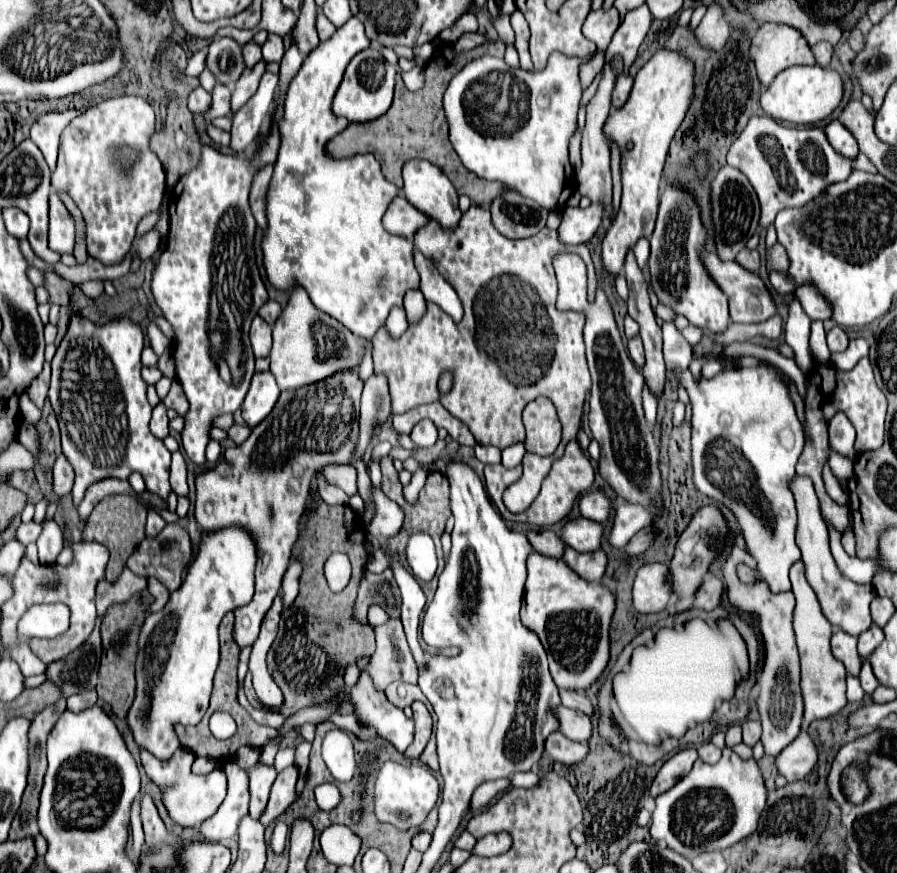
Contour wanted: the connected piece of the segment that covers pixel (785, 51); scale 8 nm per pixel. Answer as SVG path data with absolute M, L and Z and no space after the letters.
M766 22L760 26L752 38L750 54L764 88L776 78L776 74L790 66L816 64L808 42L804 42L804 36L796 28L778 22Z

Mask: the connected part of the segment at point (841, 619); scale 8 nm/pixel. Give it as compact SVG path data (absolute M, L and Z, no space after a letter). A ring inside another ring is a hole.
M798 474L788 482L788 488L794 494L796 500L796 510L798 510L798 528L796 528L796 544L802 552L802 562L806 564L806 578L816 590L816 596L820 600L824 616L834 624L840 626L844 632L852 636L860 636L864 630L870 628L872 618L870 618L870 602L874 598L872 584L856 584L848 578L842 576L838 570L830 546L828 546L828 530L824 518L820 518L820 502L816 498L814 486L810 478L800 478Z

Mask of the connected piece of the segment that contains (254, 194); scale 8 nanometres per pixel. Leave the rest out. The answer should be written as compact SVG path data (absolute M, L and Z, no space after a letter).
M264 164L254 180L252 180L252 188L250 188L250 208L252 214L256 218L256 224L264 230L266 228L266 212L264 212L264 198L266 198L266 190L272 178L272 164Z

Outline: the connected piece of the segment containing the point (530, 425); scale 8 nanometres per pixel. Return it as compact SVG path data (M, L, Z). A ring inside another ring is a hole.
M536 398L524 408L524 427L526 439L523 442L526 451L538 452L548 456L556 450L562 426L556 416L556 408L548 398Z

